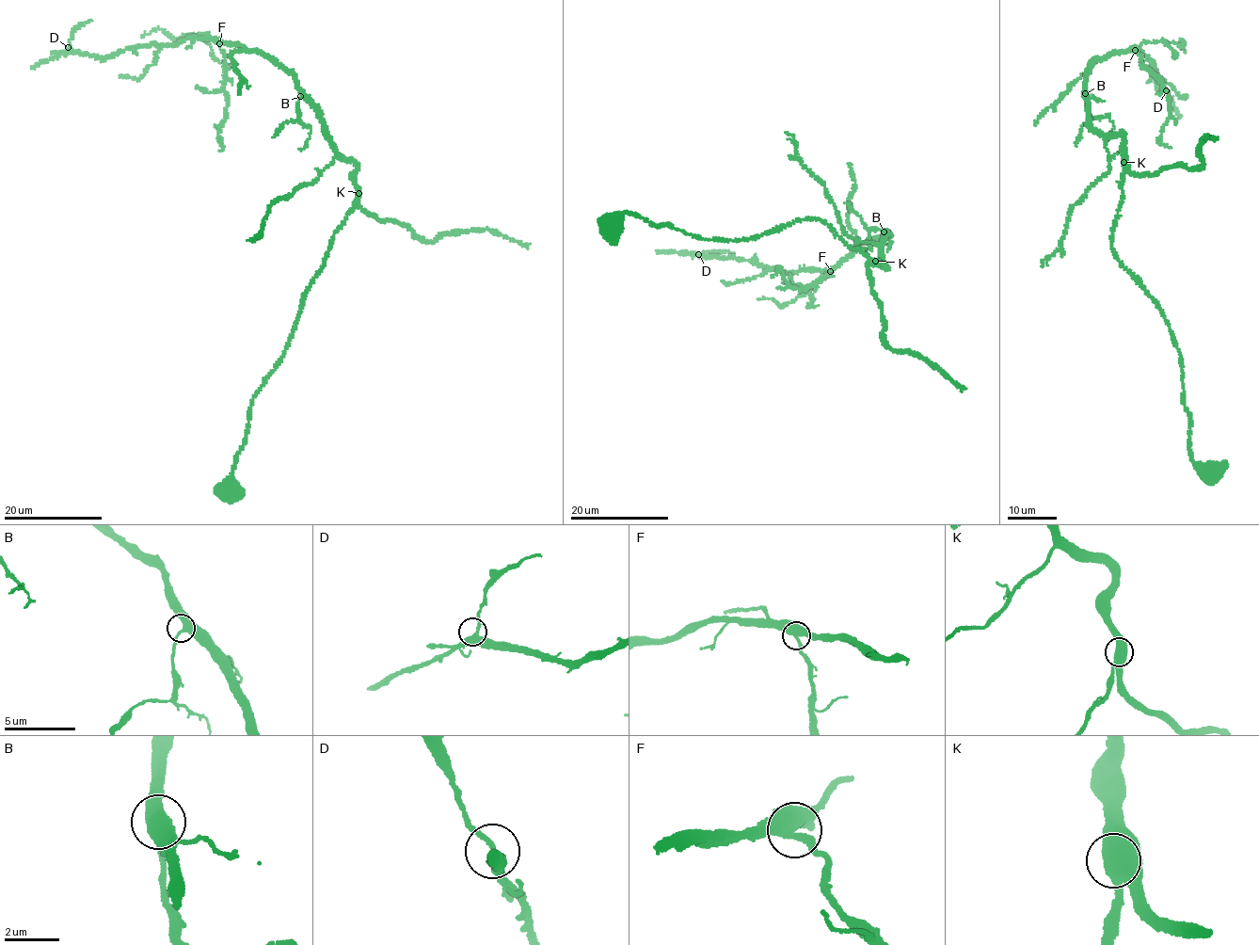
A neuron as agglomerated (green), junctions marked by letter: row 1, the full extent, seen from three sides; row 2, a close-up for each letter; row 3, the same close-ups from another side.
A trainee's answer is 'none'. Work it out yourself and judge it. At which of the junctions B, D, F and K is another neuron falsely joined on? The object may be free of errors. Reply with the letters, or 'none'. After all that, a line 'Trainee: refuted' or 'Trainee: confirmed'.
none
Trainee: confirmed

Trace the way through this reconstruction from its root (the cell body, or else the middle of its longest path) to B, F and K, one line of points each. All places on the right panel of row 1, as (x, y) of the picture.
B: (1208, 472), (1189, 452), (1169, 323), (1112, 248), (1123, 133), (1092, 128), (1085, 93)
F: (1208, 472), (1189, 452), (1169, 323), (1112, 248), (1123, 133), (1092, 128), (1084, 90), (1094, 60), (1135, 50)
K: (1208, 472), (1189, 452), (1182, 367), (1169, 323), (1112, 248), (1123, 163)

